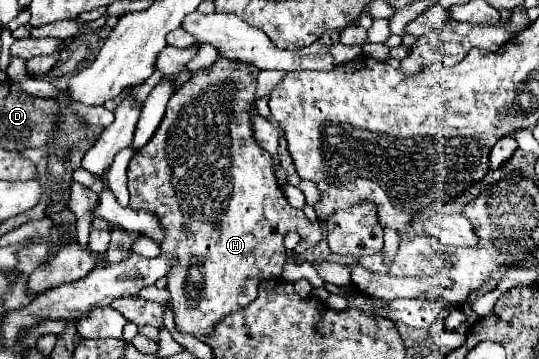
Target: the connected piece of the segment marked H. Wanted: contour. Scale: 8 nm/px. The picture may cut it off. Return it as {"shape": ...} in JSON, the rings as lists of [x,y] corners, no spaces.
{"shape":[[[218,57],[208,69],[200,69],[200,71],[194,71],[192,73],[192,77],[170,97],[170,101],[168,101],[168,105],[166,105],[166,115],[164,115],[164,119],[162,119],[162,123],[160,123],[160,127],[156,129],[156,133],[154,133],[154,137],[148,141],[148,145],[146,145],[146,149],[142,149],[142,153],[138,153],[138,157],[132,157],[132,161],[130,161],[130,165],[128,165],[128,191],[130,191],[130,207],[132,209],[150,209],[154,215],[158,215],[158,219],[162,221],[162,229],[166,229],[166,241],[162,241],[162,245],[160,245],[160,249],[162,249],[162,253],[178,253],[178,257],[182,257],[182,265],[178,265],[178,269],[174,269],[174,273],[170,273],[170,277],[168,277],[168,291],[170,291],[170,303],[172,303],[172,311],[174,311],[174,323],[176,323],[176,329],[180,331],[180,333],[188,333],[188,335],[210,335],[212,331],[214,331],[214,327],[216,327],[216,323],[220,323],[226,315],[230,315],[234,309],[238,309],[238,307],[246,307],[250,301],[254,301],[256,299],[256,293],[258,293],[258,285],[260,285],[260,281],[264,279],[276,279],[276,277],[280,277],[282,275],[282,265],[284,265],[284,261],[286,261],[286,249],[284,249],[284,235],[286,235],[289,231],[295,231],[299,233],[301,239],[307,240],[311,246],[316,246],[320,243],[320,239],[322,239],[322,227],[320,227],[320,223],[318,221],[308,221],[306,217],[304,217],[304,213],[302,211],[298,211],[298,209],[294,209],[288,201],[286,201],[286,197],[284,197],[284,193],[282,193],[282,189],[280,189],[280,185],[278,185],[278,181],[276,181],[276,177],[274,177],[274,171],[270,169],[270,153],[266,153],[258,143],[256,143],[256,139],[254,139],[254,131],[252,131],[252,103],[254,103],[254,99],[256,99],[256,75],[258,75],[260,71],[254,67],[254,65],[250,65],[250,63],[238,63],[238,61],[230,61],[230,59],[226,59],[226,57]]]}

